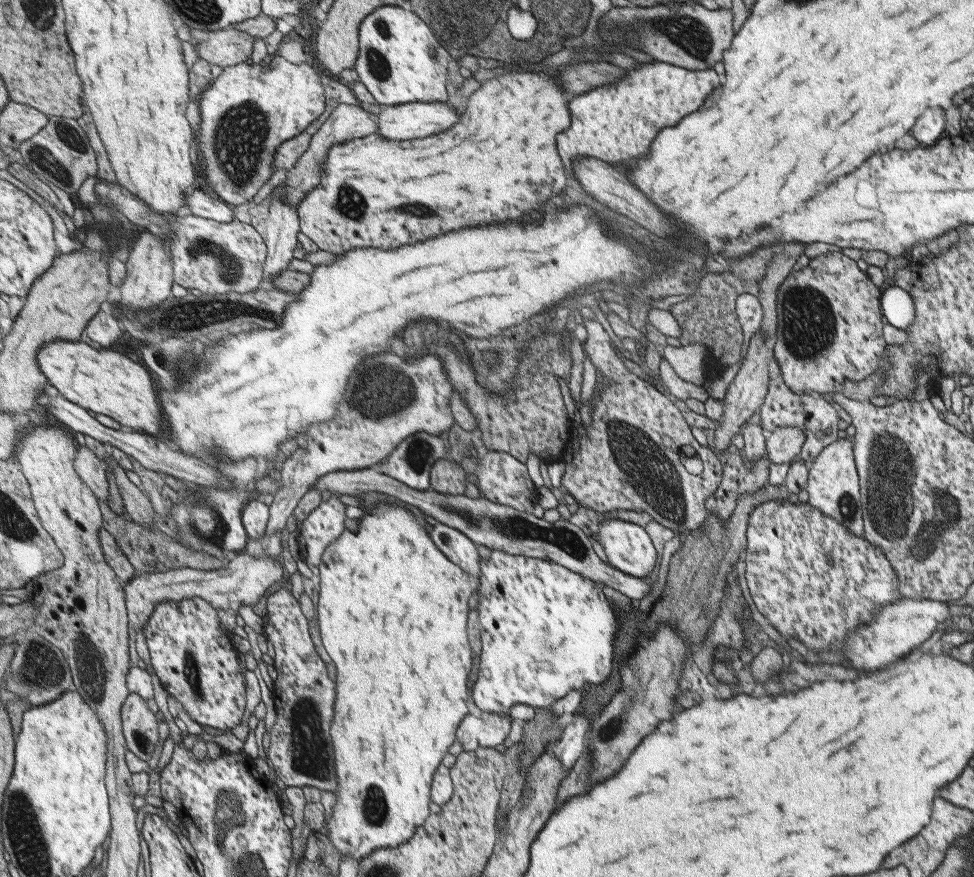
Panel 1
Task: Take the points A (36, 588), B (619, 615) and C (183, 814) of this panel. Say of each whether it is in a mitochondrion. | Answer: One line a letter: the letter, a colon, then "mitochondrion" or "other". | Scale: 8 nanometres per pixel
A: other
B: other
C: other

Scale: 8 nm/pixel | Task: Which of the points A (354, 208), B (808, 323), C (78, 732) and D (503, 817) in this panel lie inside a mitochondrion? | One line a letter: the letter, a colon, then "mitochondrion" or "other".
A: mitochondrion
B: mitochondrion
C: other
D: other

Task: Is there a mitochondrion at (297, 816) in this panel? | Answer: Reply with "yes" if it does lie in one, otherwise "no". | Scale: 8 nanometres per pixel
no

